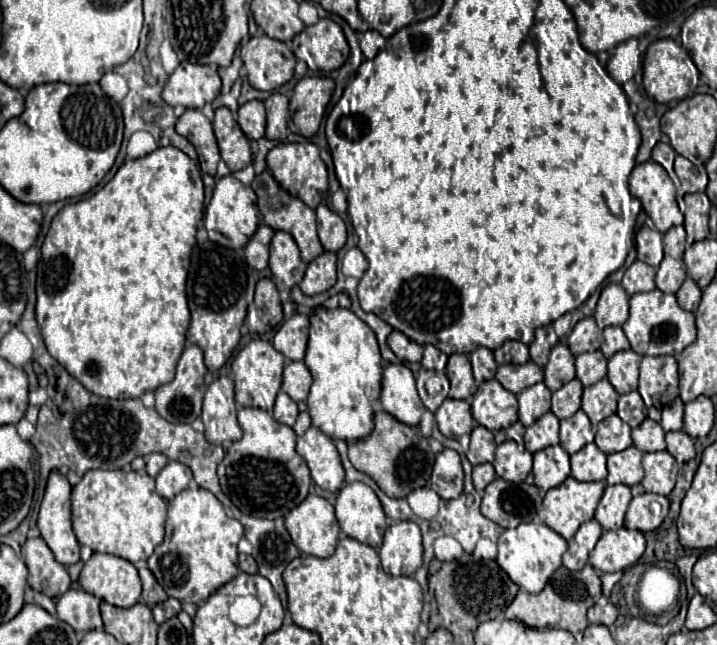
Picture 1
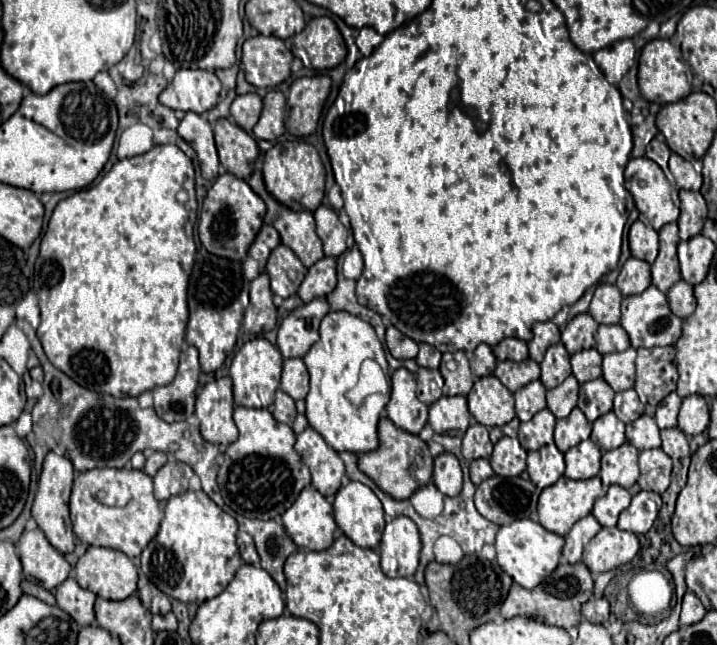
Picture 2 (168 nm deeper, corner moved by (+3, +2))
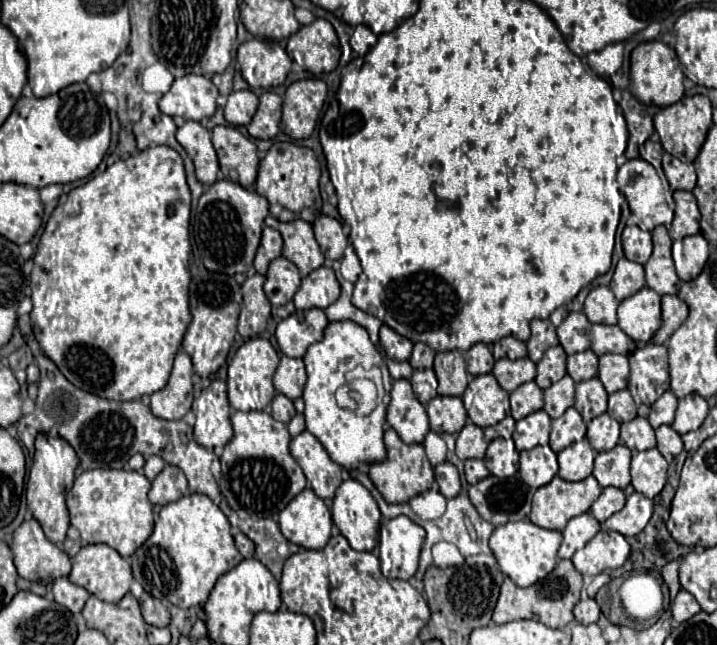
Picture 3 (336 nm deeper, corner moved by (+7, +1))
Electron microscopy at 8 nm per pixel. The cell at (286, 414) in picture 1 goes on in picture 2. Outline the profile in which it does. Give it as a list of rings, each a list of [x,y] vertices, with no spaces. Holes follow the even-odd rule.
[[[279,389],[277,395],[275,395],[275,403],[273,403],[273,407],[271,407],[271,413],[273,413],[273,417],[275,417],[277,421],[287,423],[287,425],[293,425],[295,415],[297,415],[297,411],[295,411],[295,401],[293,401],[285,391]]]

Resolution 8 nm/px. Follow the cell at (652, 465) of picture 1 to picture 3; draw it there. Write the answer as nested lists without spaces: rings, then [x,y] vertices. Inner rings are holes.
[[[657,448],[635,452],[631,460],[631,484],[635,492],[655,498],[667,480],[667,460]]]

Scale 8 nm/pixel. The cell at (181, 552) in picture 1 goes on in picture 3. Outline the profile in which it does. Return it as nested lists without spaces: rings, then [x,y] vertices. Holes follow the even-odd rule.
[[[189,494],[183,496],[175,502],[169,502],[161,508],[159,518],[155,520],[155,530],[147,538],[147,542],[131,556],[131,566],[133,566],[133,576],[135,580],[151,592],[151,596],[159,600],[167,600],[179,608],[191,608],[197,604],[203,604],[213,590],[217,578],[231,568],[235,568],[243,556],[237,552],[233,534],[231,534],[231,524],[227,516],[207,498],[205,494]]]

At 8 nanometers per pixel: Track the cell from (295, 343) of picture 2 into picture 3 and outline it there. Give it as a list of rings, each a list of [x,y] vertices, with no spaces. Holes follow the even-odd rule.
[[[321,308],[293,312],[291,316],[283,318],[277,324],[275,336],[279,350],[291,358],[305,356],[307,348],[323,338],[323,330],[327,322],[329,320]]]

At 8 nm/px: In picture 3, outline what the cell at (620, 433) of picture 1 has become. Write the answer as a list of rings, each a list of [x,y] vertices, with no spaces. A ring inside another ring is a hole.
[[[601,414],[587,424],[587,440],[597,452],[611,450],[619,444],[619,422],[609,414]]]

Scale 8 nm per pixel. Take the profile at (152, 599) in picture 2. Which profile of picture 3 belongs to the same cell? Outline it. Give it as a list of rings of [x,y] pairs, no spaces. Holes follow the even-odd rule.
[[[143,590],[143,594],[139,596],[139,604],[141,604],[141,612],[147,624],[153,624],[153,626],[169,624],[169,610],[159,600],[155,600],[149,592]]]

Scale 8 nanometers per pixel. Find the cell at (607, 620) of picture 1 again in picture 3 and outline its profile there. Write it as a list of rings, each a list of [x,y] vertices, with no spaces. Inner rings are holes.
[[[587,598],[587,600],[581,600],[581,602],[575,606],[573,614],[575,614],[575,620],[577,620],[579,624],[593,624],[593,622],[599,620],[601,610],[599,610],[599,604],[597,604],[593,598]]]

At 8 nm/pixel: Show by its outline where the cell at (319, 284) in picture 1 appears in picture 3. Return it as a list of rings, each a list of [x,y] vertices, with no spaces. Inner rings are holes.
[[[321,266],[301,280],[301,286],[295,292],[293,302],[297,310],[307,310],[307,308],[327,308],[337,298],[339,298],[339,282],[335,278],[335,272],[329,266]]]

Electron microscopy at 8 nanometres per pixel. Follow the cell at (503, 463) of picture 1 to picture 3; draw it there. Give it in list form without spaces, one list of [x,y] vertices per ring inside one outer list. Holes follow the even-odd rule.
[[[495,438],[485,454],[485,464],[493,476],[511,478],[519,468],[519,452],[515,450],[513,440]]]

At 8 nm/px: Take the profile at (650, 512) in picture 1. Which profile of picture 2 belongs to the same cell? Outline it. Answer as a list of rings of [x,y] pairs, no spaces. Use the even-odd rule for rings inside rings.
[[[639,491],[633,499],[631,505],[619,515],[619,529],[631,531],[635,535],[639,533],[647,533],[661,509],[661,495],[653,493],[653,491]]]

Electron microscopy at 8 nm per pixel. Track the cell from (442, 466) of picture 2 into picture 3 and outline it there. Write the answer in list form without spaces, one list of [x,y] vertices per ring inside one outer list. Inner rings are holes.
[[[441,462],[435,466],[435,482],[445,498],[455,498],[461,490],[459,472],[451,462]]]

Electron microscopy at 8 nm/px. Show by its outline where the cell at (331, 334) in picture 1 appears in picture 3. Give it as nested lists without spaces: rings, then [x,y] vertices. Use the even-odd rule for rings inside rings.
[[[341,320],[341,322],[331,322],[325,328],[323,340],[315,342],[307,348],[305,354],[305,366],[307,366],[307,384],[303,392],[305,400],[305,420],[307,420],[307,430],[325,446],[329,452],[331,460],[337,462],[339,466],[345,466],[349,470],[357,468],[359,462],[379,462],[385,458],[385,444],[383,444],[383,424],[385,424],[385,408],[389,398],[385,396],[381,404],[377,404],[377,390],[373,382],[357,380],[353,382],[353,392],[351,396],[357,400],[359,408],[357,412],[347,412],[341,410],[335,404],[335,390],[343,384],[347,384],[345,370],[347,366],[351,368],[353,364],[373,364],[383,368],[383,376],[387,376],[387,366],[383,362],[383,356],[379,350],[373,346],[369,340],[369,334],[363,326],[351,322],[351,320]]]

